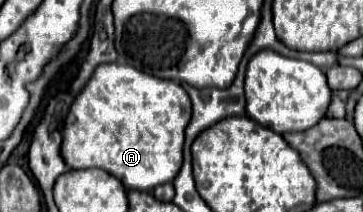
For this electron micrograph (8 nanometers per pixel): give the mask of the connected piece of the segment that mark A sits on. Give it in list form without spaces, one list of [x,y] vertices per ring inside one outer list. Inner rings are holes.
[[[102,65],[96,67],[92,79],[70,107],[64,125],[64,161],[70,169],[98,167],[118,177],[126,189],[154,191],[154,187],[172,183],[182,169],[184,161],[184,131],[192,119],[192,101],[186,89],[176,81],[164,81],[138,71],[128,65]]]

